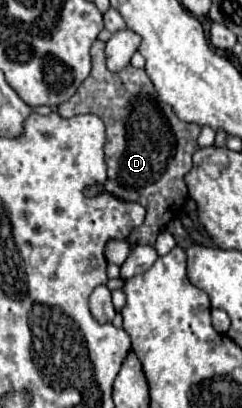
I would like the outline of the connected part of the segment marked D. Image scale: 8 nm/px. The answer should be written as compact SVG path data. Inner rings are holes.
M104 43L92 45L92 71L90 77L78 87L74 97L58 107L60 117L74 117L80 113L94 113L106 125L106 165L108 181L100 187L86 189L86 195L108 191L116 197L136 201L146 209L146 219L136 227L128 241L134 245L154 245L160 227L178 217L188 193L184 175L192 169L192 155L198 149L200 127L176 119L174 111L158 101L158 93L144 69L126 65L118 73L106 69ZM178 137L178 147L176 147Z

